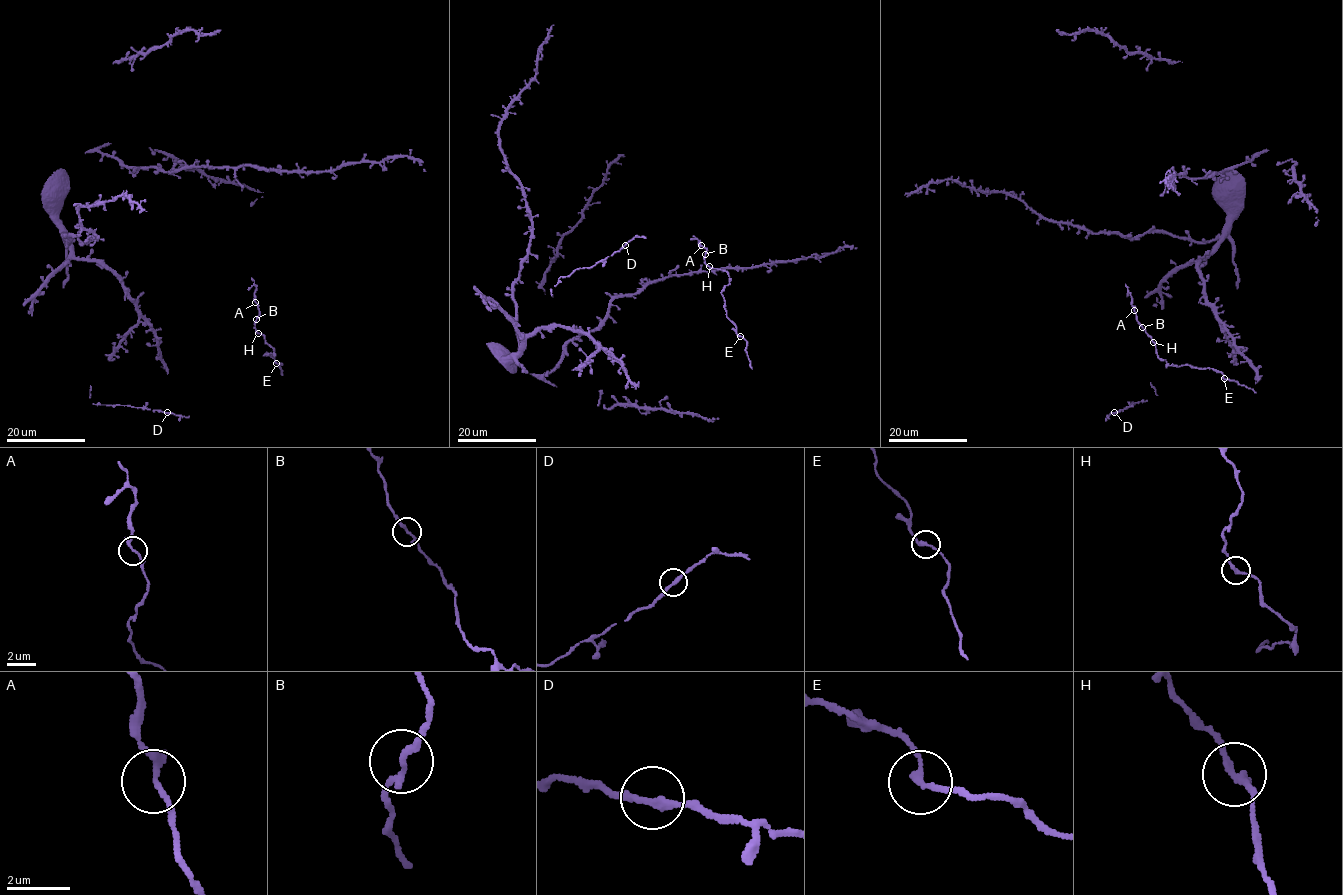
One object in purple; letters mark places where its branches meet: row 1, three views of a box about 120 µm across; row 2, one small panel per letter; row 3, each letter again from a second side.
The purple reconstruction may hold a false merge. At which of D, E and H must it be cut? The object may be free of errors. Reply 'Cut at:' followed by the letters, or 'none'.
Cut at: none

